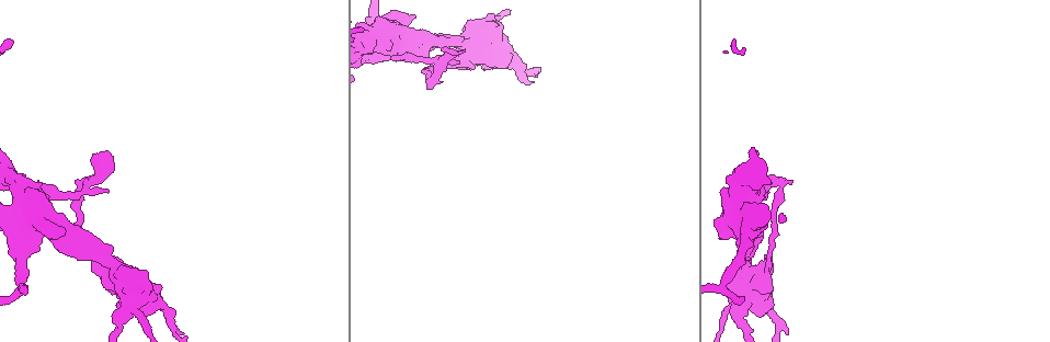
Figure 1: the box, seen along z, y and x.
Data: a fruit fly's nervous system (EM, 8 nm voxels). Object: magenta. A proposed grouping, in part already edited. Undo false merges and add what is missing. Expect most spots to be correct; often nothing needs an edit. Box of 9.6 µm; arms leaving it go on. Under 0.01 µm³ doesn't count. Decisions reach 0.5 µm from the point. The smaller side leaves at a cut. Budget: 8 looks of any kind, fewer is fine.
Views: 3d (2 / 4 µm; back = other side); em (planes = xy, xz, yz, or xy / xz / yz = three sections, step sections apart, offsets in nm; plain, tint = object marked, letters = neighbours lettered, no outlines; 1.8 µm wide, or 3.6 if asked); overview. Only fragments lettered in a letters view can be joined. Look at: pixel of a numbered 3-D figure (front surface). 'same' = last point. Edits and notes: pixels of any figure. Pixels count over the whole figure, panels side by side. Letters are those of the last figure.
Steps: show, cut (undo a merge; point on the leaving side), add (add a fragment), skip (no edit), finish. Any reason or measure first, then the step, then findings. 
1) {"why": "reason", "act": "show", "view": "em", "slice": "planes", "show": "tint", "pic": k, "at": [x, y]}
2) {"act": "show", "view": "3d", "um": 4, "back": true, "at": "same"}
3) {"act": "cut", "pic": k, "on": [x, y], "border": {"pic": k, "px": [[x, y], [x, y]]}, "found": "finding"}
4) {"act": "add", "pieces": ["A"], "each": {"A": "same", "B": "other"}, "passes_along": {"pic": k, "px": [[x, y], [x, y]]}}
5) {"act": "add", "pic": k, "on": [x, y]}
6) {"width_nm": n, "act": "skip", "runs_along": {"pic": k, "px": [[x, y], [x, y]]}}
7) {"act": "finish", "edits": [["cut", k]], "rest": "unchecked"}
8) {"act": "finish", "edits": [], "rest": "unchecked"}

{"why": "thick end", "act": "show", "view": "3d", "um": 2, "back": true, "pic": 1, "at": [64, 233]}

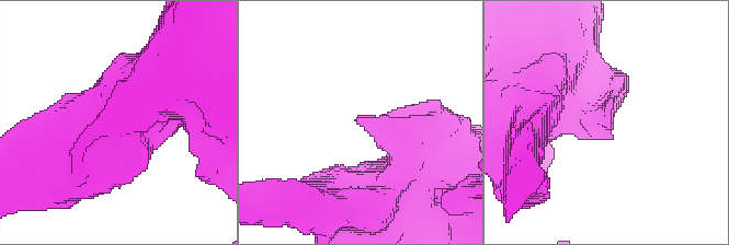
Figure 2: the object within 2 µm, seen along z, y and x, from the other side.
{"act": "show", "view": "em", "slice": "planes", "show": "letters", "pic": 2, "at": [359, 117]}

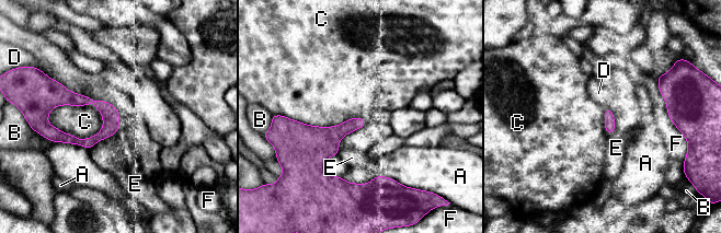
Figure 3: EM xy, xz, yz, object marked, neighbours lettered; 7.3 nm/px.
{"act": "skip", "each": {"A": "other", "B": "other", "C": "other", "D": "other", "E": "other", "F": "other"}, "border": {"pic": 3, "px": [[46, 121], [81, 139], [104, 125]]}, "found": "none of them fits"}

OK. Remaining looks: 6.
{"why": "sharp bend", "act": "show", "view": "em", "slice": "planes", "show": "letters", "pic": 1, "at": [373, 20]}

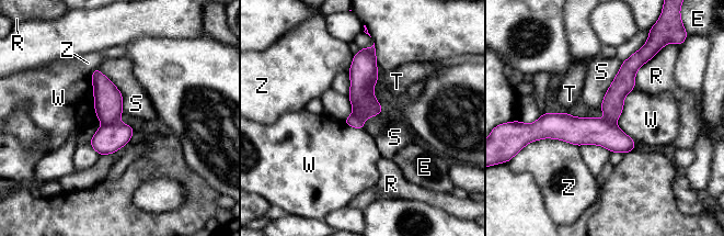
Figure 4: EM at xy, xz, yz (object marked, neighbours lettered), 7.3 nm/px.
{"act": "cut", "pic": 4, "on": [108, 138], "each": {"E": "other", "R": "other", "S": "other", "T": "other", "W": "other", "Z": "other"}, "found": "two cells meet here"}

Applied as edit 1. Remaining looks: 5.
{"why": "redraw", "act": "show", "view": "overview"}

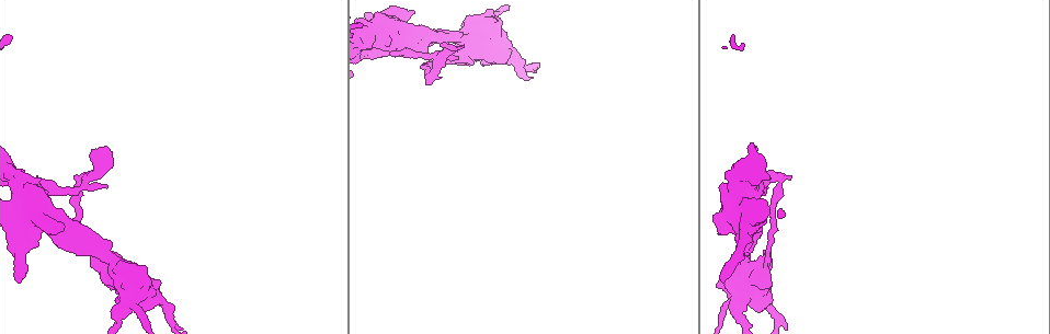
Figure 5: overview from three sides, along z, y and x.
{"why": "three-way junction", "act": "show", "view": "em", "slice": "planes", "show": "plain", "pic": 5, "at": [133, 304]}

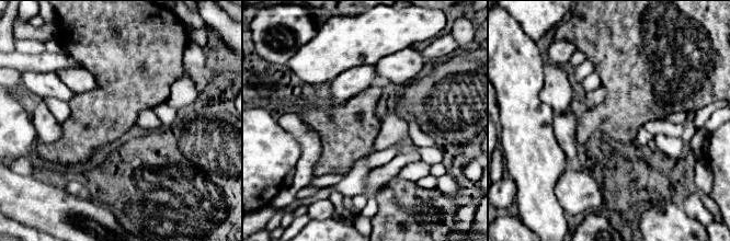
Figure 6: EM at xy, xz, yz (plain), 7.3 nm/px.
{"act": "show", "view": "em", "slice": "planes", "show": "tint", "at": "same"}

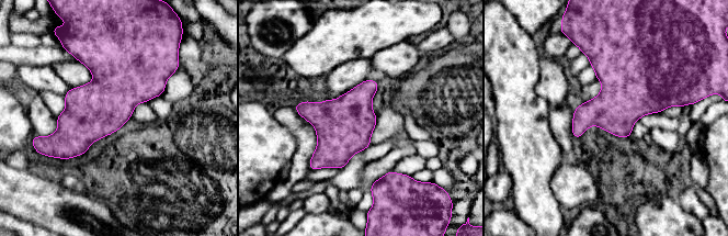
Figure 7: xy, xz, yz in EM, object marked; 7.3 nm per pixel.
{"why": "what lies round it", "act": "show", "view": "em", "slice": "planes", "show": "letters", "at": "same"}

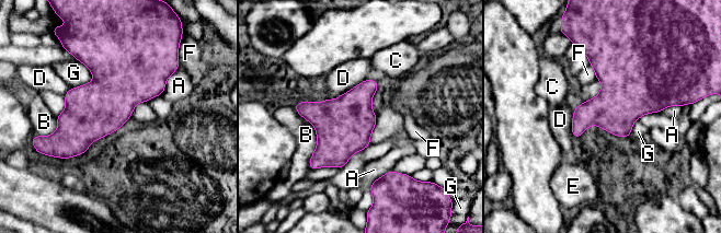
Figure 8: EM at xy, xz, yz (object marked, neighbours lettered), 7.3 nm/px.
{"longest_contact_nm": ["B", 340], "act": "skip", "each": {"A": "other", "B": "other", "C": "other", "D": "other", "E": "other", "F": "other", "G": "other"}, "border": {"pic": 8, "px": [[77, 59], [93, 79], [71, 89]]}, "found": "all the same cell"}

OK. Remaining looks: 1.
{"act": "finish", "edits": [["cut", 4]], "rest": "unchecked"}

